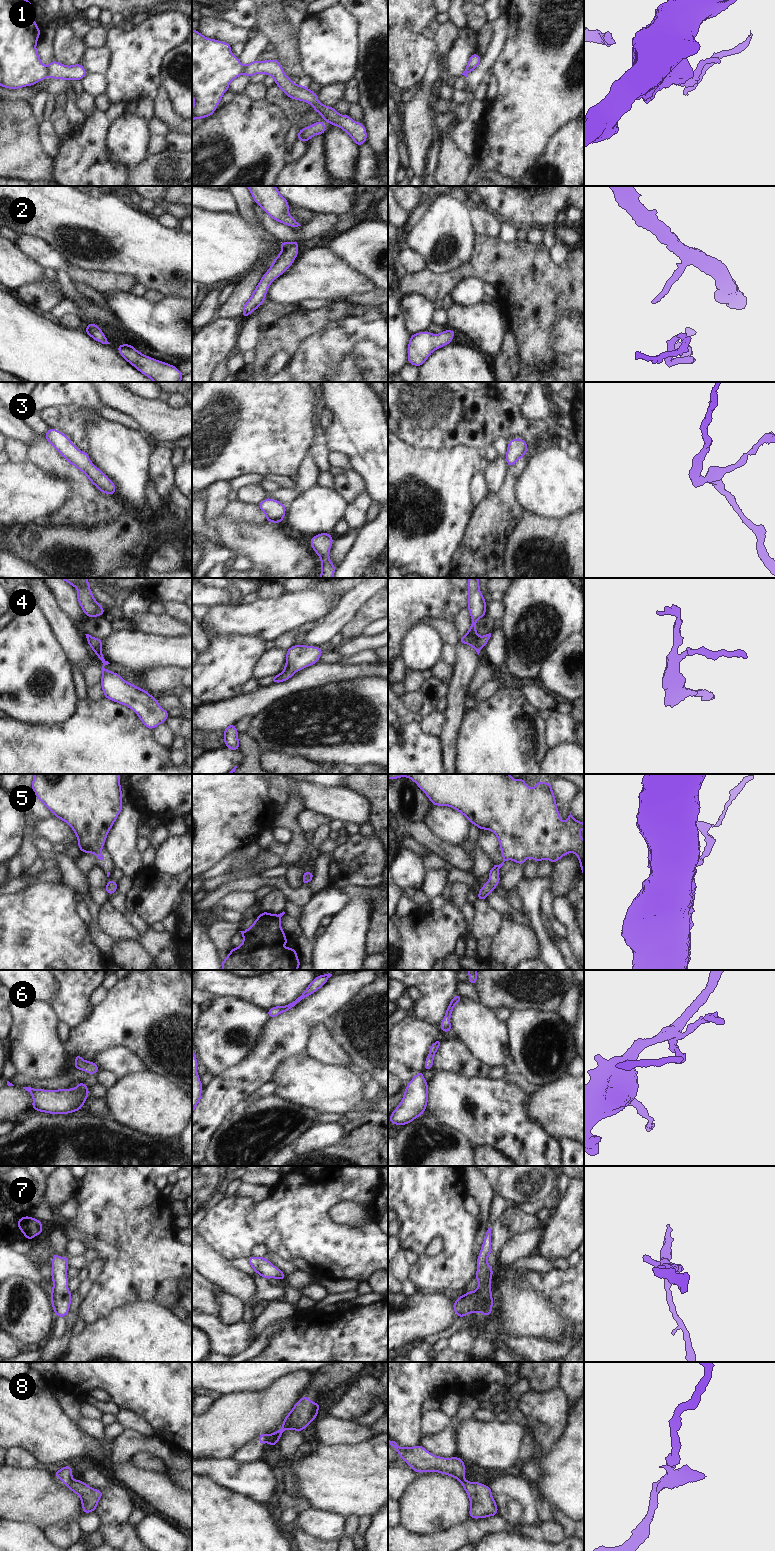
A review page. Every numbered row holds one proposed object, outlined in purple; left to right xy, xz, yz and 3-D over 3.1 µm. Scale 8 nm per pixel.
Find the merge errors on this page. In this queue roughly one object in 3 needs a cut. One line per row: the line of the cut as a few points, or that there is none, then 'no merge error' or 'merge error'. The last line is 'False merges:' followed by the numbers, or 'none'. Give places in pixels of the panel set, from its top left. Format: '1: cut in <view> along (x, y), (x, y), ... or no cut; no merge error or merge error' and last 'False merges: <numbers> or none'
1: cut in xy along (46, 70), (47, 76); merge error
2: no cut; no merge error
3: no cut; no merge error
4: no cut; no merge error
5: no cut; no merge error
6: no cut; no merge error
7: no cut; no merge error
8: cut in xy along (72, 1480), (67, 1486); merge error
False merges: 1, 8

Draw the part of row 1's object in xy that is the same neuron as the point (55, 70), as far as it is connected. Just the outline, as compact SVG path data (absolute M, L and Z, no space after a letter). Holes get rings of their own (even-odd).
M54 59L47 66L47 77L52 79L81 81L86 74L88 74L86 69L80 63L66 66Z

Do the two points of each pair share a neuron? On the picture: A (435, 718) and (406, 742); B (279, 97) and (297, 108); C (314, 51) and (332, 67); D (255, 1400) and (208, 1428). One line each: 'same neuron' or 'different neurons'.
A: different neurons
B: same neuron
C: same neuron
D: same neuron

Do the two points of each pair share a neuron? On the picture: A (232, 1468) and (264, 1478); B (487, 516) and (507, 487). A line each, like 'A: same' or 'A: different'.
A: same
B: same

